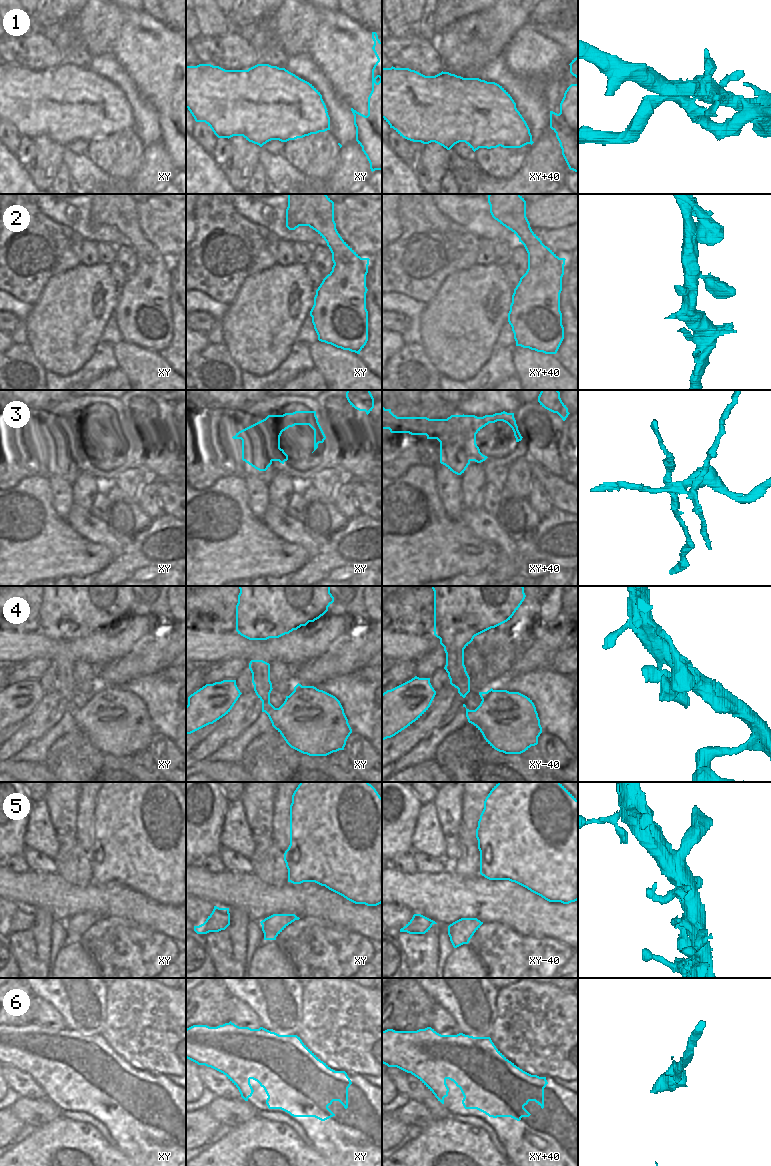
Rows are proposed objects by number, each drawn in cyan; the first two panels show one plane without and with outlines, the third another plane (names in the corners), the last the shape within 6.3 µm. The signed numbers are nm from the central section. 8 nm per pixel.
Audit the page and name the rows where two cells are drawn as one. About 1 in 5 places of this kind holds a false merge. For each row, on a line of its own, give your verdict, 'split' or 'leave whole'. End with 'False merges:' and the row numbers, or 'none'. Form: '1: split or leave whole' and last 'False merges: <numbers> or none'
1: split
2: leave whole
3: split
4: leave whole
5: leave whole
6: split
False merges: 1, 3, 6

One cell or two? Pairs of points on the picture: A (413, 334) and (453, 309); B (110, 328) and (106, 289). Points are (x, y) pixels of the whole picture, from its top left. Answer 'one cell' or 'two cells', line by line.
A: two cells
B: two cells

